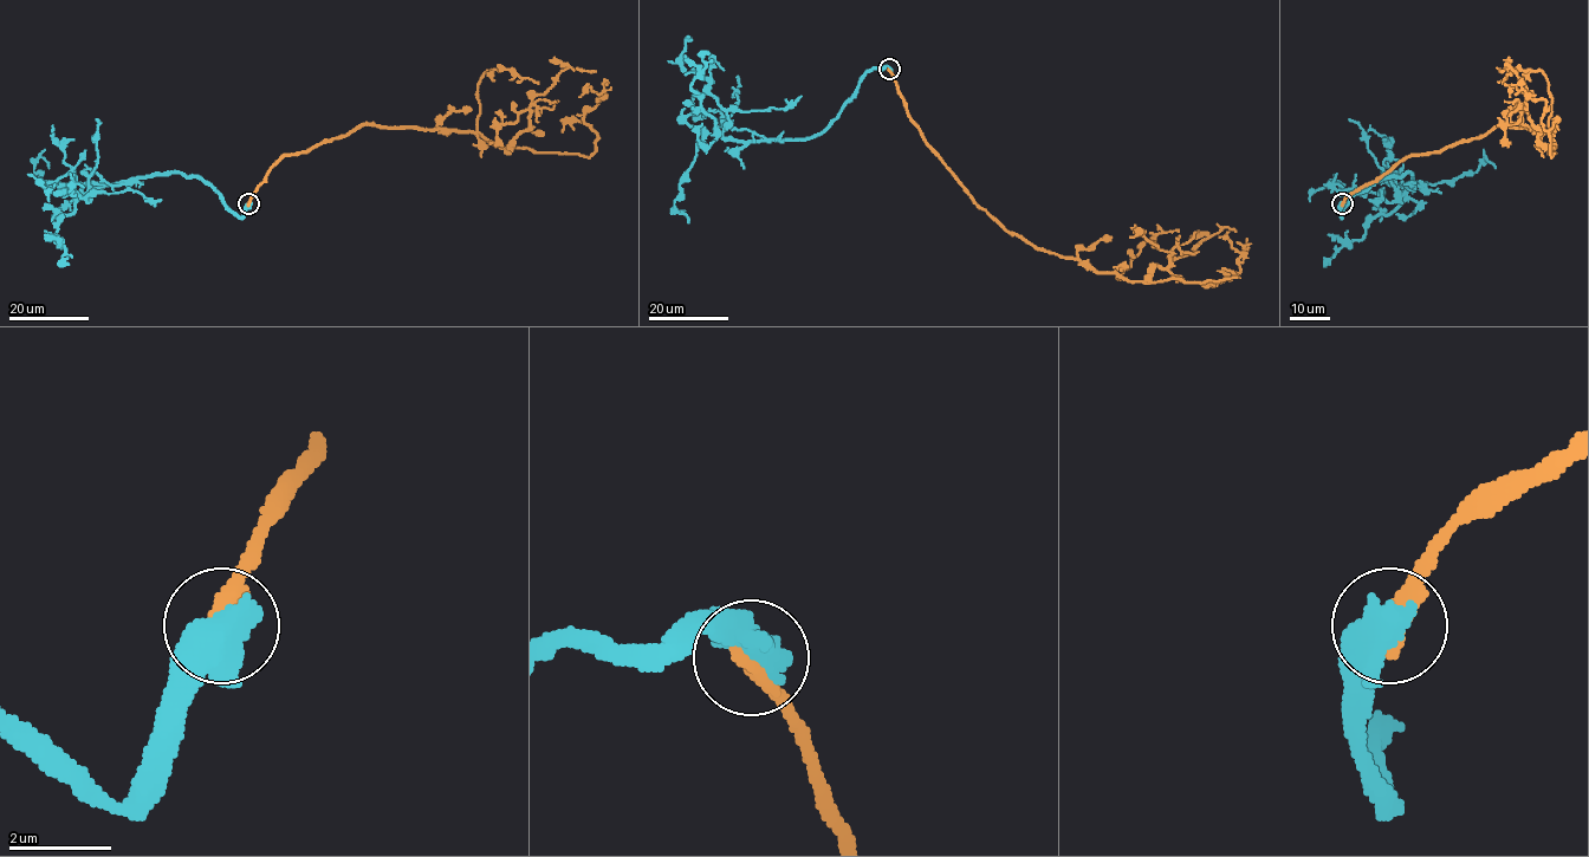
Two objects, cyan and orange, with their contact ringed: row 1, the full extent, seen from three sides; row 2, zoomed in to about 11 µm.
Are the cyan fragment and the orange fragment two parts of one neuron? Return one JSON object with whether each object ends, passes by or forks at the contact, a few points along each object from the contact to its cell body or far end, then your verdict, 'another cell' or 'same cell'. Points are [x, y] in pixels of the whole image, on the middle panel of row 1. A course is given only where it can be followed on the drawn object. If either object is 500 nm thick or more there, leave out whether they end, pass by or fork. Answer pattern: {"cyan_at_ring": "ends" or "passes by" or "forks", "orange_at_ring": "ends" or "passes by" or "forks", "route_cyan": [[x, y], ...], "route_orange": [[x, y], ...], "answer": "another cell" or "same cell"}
{"route_cyan": [[888, 69], [867, 72], [811, 137], [734, 141], [721, 134], [730, 122], [708, 82], [681, 66], [688, 37]], "route_orange": [[888, 69], [970, 197], [1039, 248], [1129, 280], [1205, 283], [1240, 272], [1219, 238]], "answer": "another cell"}

